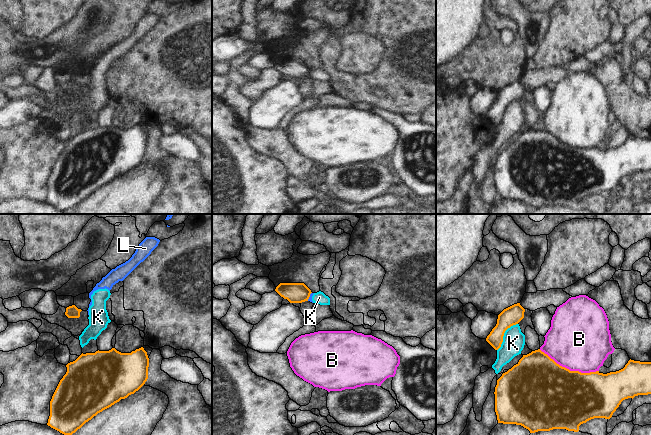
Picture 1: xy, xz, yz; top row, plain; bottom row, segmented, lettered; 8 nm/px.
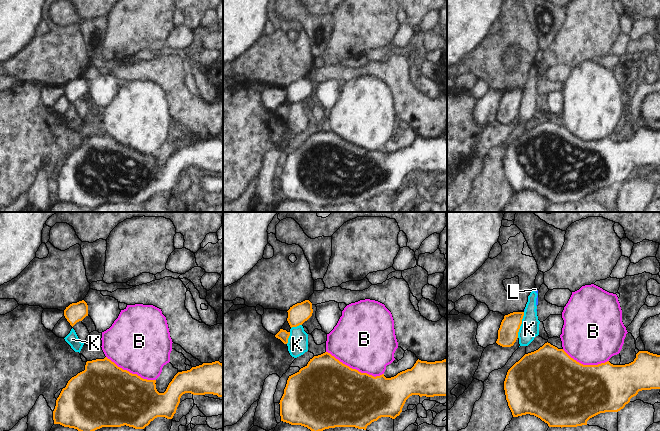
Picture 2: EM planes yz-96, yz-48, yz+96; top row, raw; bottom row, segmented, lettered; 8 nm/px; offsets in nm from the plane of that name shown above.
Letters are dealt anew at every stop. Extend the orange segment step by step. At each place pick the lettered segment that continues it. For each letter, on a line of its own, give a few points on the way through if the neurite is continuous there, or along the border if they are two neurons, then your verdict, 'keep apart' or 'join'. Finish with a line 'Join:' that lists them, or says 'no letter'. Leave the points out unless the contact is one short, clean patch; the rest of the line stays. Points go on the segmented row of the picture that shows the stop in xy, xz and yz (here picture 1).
B: keep apart
K: along yz (517, 323), (505, 331), (501, 346), (497, 350) | keep apart
L: along xz (311, 292), (307, 300) | keep apart
Join: no letter

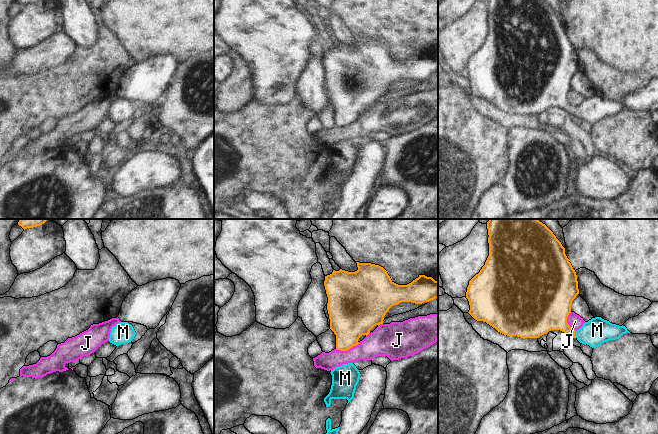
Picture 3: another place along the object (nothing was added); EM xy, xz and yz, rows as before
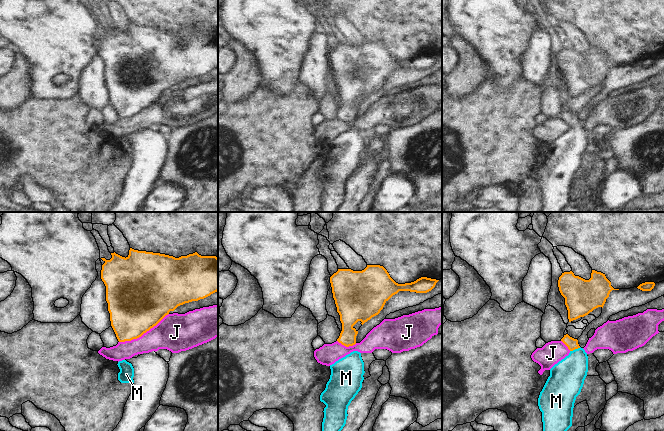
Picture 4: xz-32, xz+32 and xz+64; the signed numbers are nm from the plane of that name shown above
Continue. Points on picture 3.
J: keep apart
M: across yz (551, 313), (574, 334), (589, 334), (596, 331) | join
Join: M

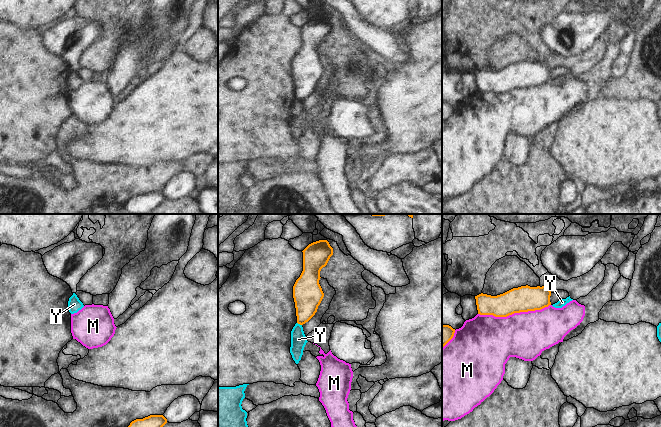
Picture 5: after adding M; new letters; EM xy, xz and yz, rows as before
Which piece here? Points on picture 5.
M: keep apart
Y: along xz (297, 322), (301, 325) | keep apart
Join: no letter

